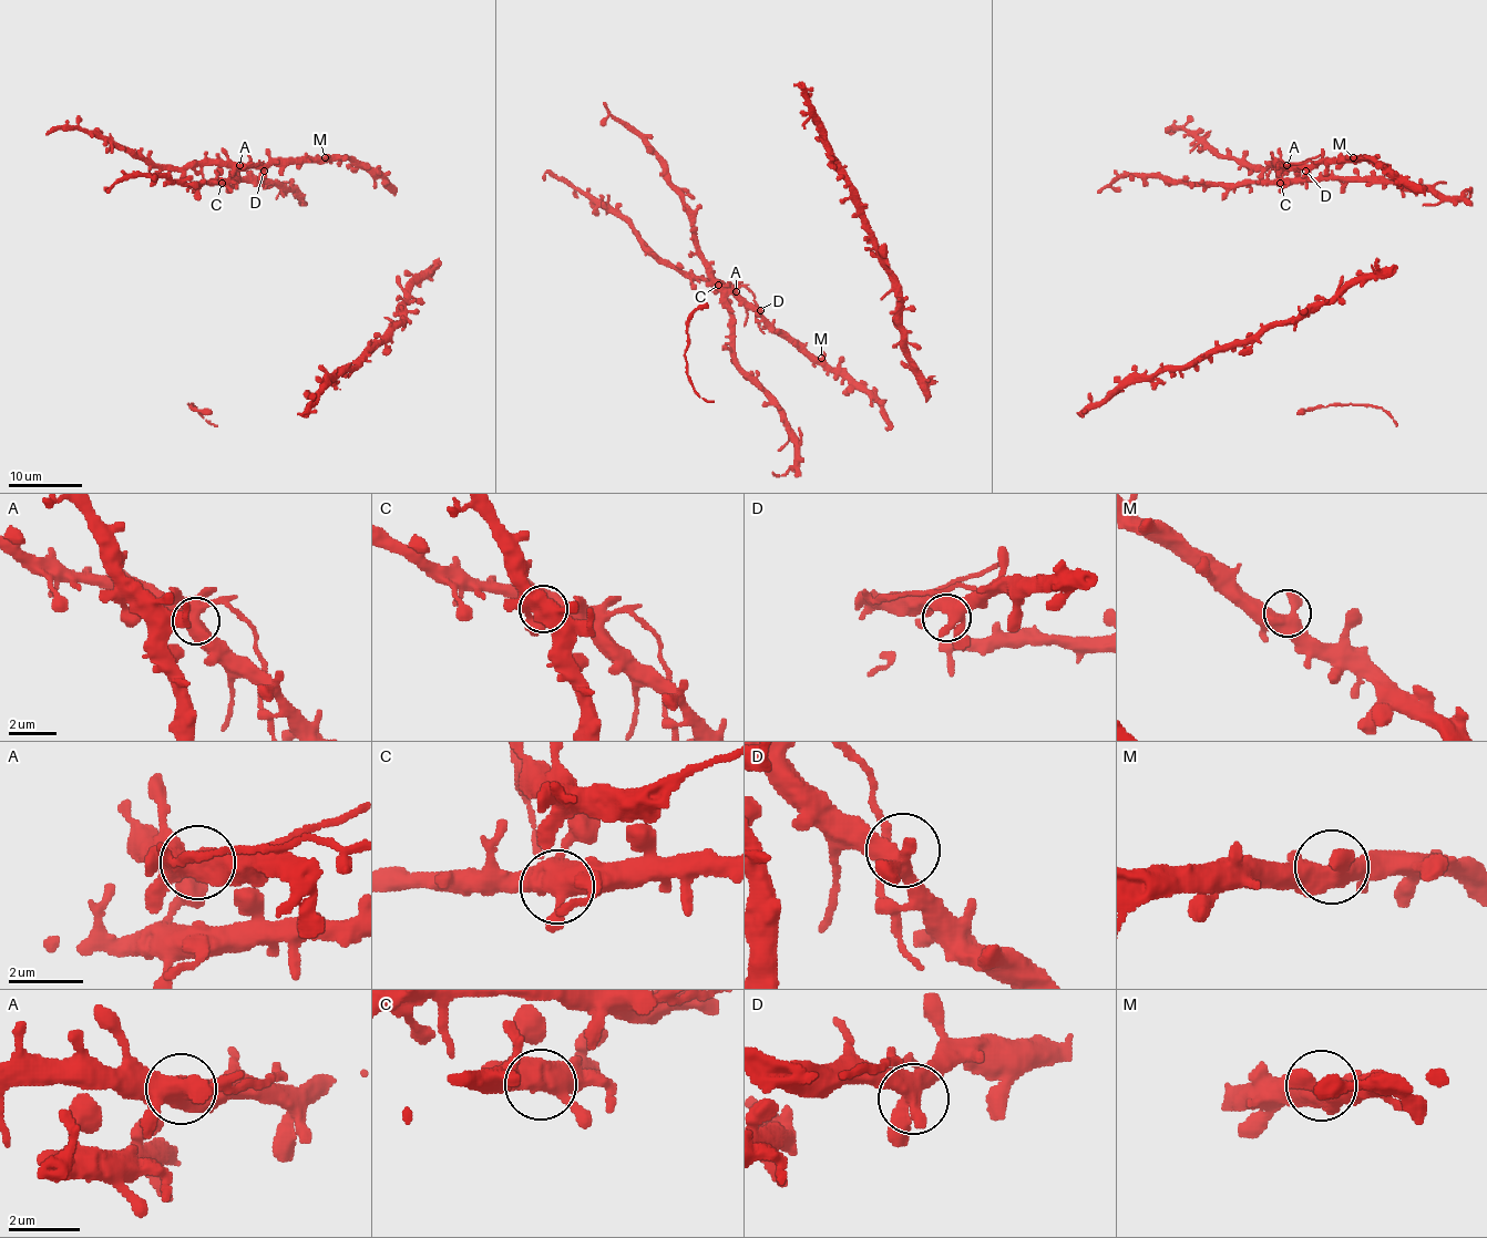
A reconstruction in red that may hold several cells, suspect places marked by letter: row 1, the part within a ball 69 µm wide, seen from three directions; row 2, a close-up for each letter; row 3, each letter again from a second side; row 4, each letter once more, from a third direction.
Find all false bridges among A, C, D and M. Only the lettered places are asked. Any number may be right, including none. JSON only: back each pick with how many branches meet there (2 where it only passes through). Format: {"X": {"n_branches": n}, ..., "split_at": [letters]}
{"split_at": []}

